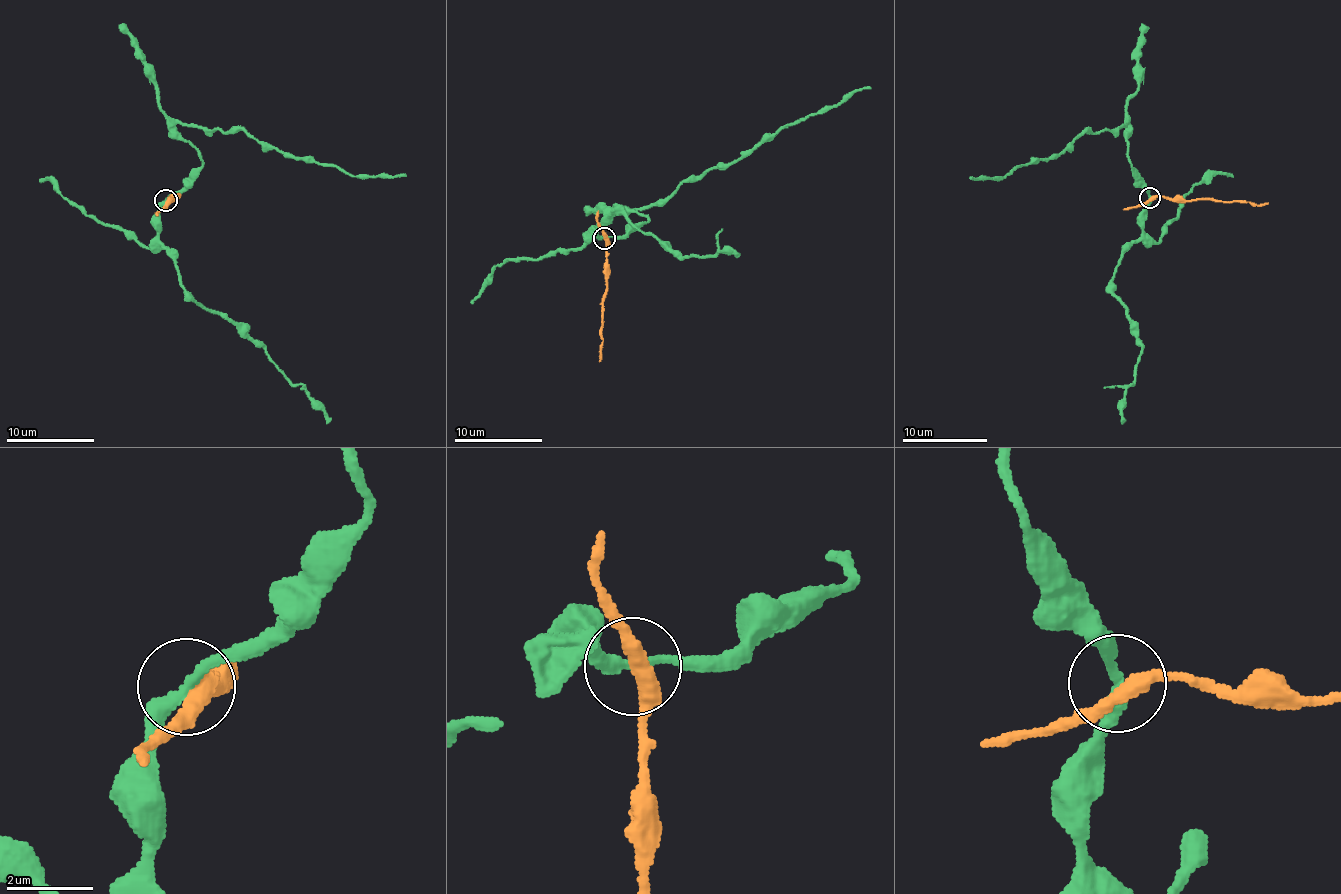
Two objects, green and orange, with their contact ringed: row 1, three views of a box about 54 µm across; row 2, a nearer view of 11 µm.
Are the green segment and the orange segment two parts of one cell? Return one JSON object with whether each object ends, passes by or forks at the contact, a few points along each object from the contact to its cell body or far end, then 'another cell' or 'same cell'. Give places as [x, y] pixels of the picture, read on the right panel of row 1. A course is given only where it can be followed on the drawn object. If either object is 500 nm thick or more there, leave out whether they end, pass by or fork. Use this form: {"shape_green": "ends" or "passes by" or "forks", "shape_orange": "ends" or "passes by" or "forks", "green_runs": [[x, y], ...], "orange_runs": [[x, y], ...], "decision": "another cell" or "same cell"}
{"shape_green": "passes by", "shape_orange": "passes by", "green_runs": [[1149, 197], [1131, 166], [1126, 122], [1115, 131], [1085, 132], [1057, 155], [1020, 164], [1006, 177], [969, 177]], "orange_runs": [[1151, 197], [1267, 202]], "decision": "another cell"}

